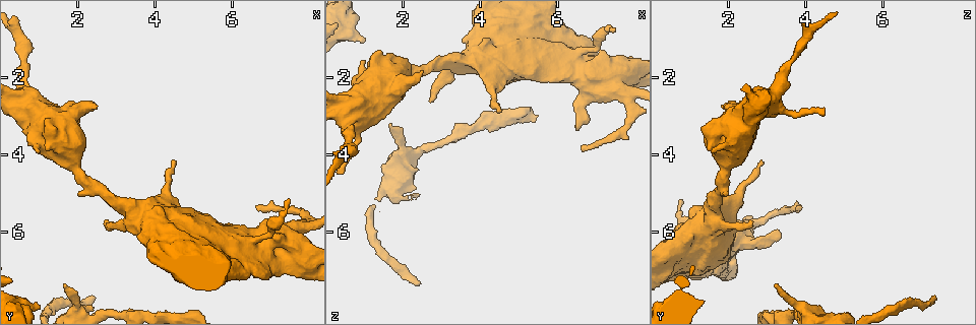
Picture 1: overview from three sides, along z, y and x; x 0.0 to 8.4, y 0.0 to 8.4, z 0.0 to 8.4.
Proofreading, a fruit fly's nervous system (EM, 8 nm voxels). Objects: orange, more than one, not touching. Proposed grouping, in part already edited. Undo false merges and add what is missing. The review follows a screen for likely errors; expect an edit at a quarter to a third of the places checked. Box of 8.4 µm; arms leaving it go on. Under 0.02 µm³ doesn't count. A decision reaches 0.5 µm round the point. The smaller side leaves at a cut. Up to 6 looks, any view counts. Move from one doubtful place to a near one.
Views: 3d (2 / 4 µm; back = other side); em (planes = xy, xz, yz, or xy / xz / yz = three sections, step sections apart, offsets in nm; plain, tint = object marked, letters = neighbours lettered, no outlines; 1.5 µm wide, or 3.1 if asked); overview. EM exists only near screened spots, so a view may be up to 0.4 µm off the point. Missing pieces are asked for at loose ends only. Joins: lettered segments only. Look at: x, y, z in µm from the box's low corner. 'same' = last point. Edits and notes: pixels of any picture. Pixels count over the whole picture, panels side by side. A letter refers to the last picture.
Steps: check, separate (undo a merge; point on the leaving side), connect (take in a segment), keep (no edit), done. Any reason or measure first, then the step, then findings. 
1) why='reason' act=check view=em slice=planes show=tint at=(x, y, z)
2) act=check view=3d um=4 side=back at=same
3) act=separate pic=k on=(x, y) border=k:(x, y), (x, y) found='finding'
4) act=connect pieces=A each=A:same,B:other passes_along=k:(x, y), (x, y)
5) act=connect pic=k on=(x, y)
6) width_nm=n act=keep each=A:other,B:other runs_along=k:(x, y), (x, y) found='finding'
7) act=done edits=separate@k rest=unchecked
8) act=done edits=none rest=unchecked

why='thin end' act=check view=3d um=2 side=back at=(2.40, 7.60, 7.35)

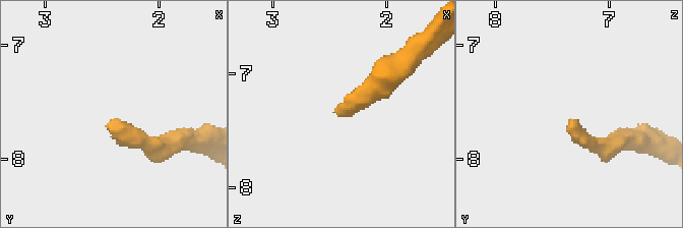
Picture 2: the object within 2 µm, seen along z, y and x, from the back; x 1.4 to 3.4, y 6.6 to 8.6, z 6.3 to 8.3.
act=check view=em slice=planes show=plain at=(2.42, 7.68, 7.32)

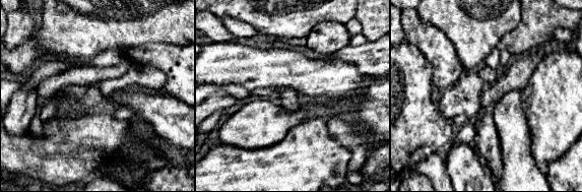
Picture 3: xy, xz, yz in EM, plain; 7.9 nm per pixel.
act=check view=em slice=planes show=letters at=same

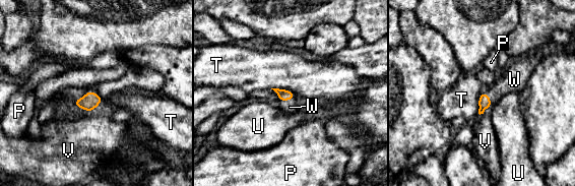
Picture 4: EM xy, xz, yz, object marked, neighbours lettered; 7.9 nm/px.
act=connect pic=4 on=(290, 107) each=P:other,T:other,U:other,V:other,W:same passes_along=4:(283, 95), (285, 100), (290, 107) found='the cell continues'

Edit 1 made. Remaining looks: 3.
act=check view=overview

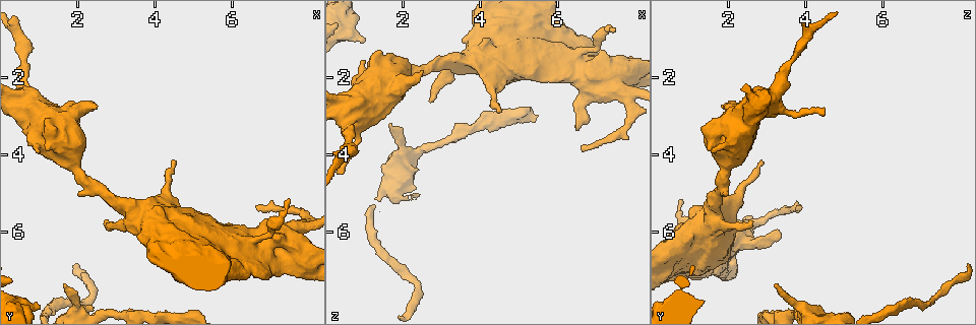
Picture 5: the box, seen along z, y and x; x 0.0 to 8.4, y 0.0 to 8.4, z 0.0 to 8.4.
why='an open end' act=check view=em slice=planes show=plain at=(1.65, 7.35, 3.25)

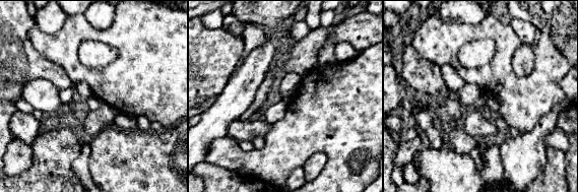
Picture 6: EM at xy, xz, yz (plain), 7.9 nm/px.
act=check view=em slice=planes show=letters at=same

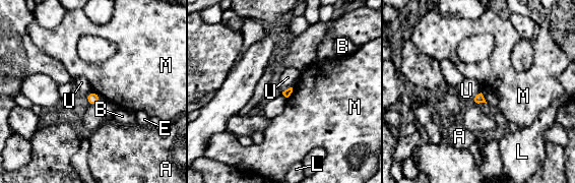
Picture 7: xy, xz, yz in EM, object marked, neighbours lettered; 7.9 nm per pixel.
act=keep each=A:other,B:other,E:other,L:other,M:other,U:other border=7:(292, 86), (281, 93) found='no lettered segment goes on from it'

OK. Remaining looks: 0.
act=done edits=connect@4 rest=unchecked

